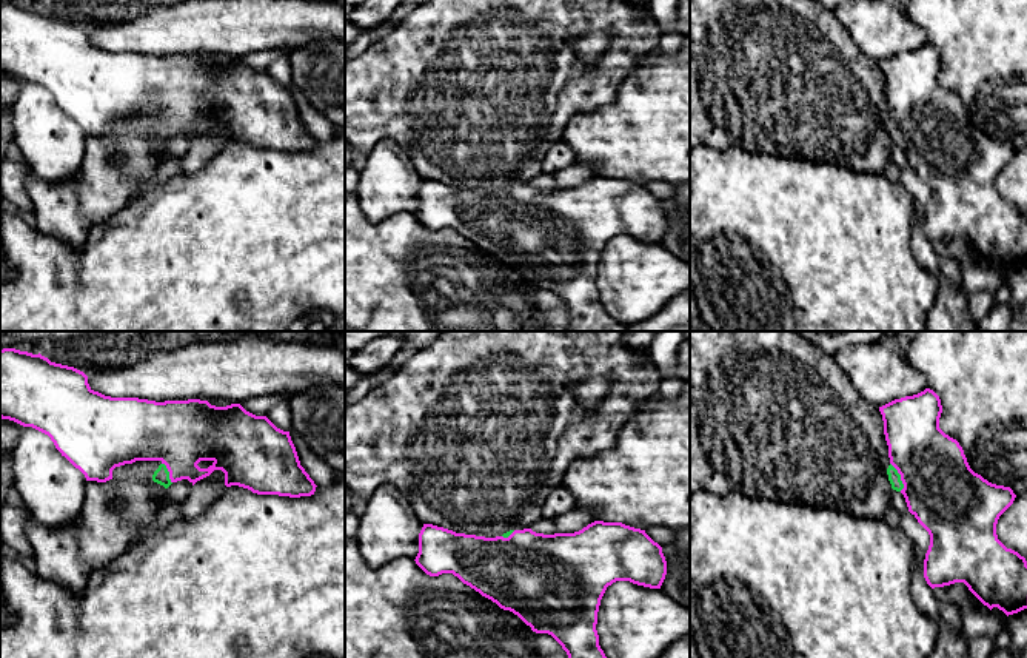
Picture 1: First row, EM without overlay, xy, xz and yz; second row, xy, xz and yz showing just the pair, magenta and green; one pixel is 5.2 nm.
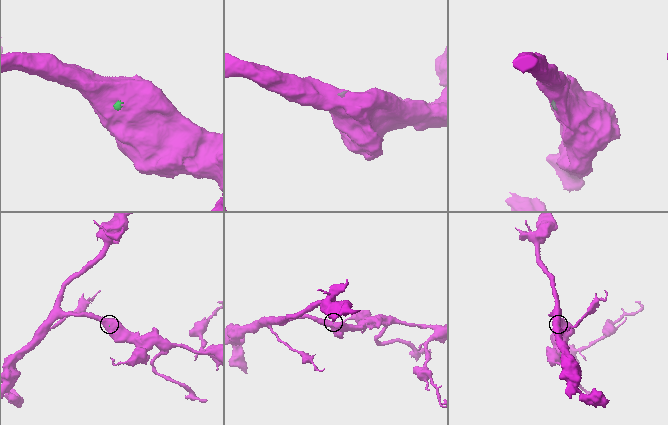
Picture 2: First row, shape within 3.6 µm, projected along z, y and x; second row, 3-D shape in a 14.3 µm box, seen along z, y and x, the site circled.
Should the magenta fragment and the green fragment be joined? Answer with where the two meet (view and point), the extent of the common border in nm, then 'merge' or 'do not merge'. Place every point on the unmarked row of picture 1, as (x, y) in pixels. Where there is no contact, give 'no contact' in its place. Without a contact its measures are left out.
meets magenta in yz at (901, 131); contact 160 nm long; merge

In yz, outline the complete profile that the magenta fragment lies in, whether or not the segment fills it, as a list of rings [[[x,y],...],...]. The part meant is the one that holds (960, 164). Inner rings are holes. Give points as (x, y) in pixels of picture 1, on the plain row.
[[[925,43],[918,49],[895,54],[879,62],[879,66],[888,100],[890,120],[887,129],[892,143],[904,149],[908,166],[930,190],[930,200],[924,214],[927,239],[935,243],[964,237],[984,260],[990,265],[998,262],[1007,271],[1027,264],[1027,216],[1018,206],[1007,203],[996,190],[999,171],[1016,153],[1013,145],[992,139],[970,123],[959,97],[939,83],[942,60],[933,45]]]

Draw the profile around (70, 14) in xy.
[[[66,8],[63,11],[62,17],[63,17],[63,20],[74,22],[74,23],[83,26],[86,31],[112,23],[112,22],[105,22],[105,20],[94,20],[91,17],[83,17],[72,8]]]

